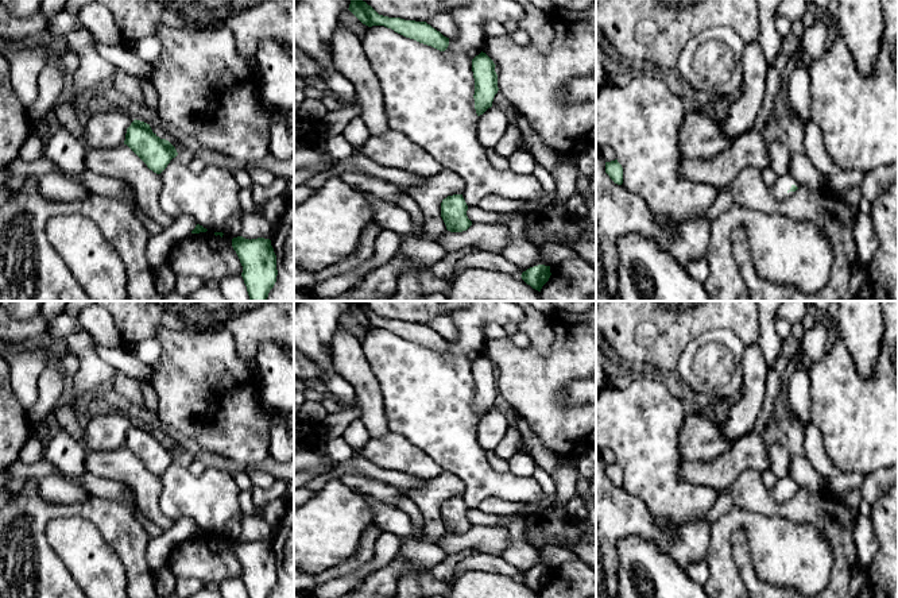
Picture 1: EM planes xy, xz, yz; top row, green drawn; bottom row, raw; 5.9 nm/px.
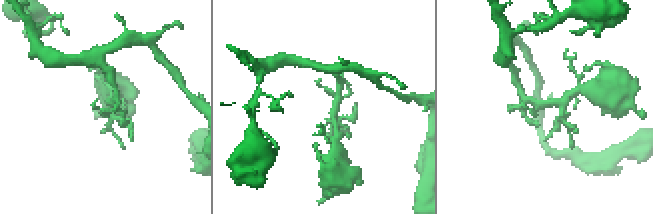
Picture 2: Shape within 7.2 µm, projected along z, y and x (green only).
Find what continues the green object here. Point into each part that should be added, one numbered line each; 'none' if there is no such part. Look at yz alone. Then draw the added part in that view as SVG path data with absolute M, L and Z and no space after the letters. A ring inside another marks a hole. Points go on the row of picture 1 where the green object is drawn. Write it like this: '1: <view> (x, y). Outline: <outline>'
1: yz (780, 189). Outline: M785 174L777 178L775 184L770 188L770 192L777 200L785 200L794 194L794 192L790 190L793 185L797 188L800 186L790 174Z

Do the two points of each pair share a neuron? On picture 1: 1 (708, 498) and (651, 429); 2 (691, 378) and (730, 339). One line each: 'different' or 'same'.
1: same
2: same

